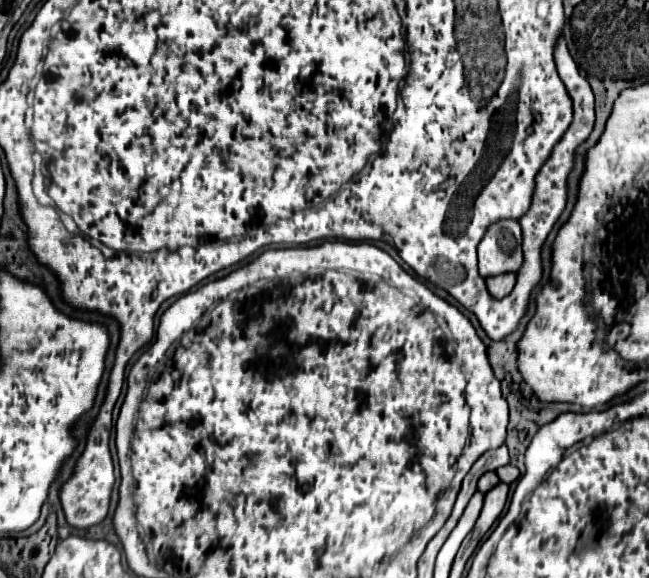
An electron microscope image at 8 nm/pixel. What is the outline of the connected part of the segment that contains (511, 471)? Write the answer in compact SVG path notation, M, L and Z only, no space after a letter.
M504 465L504 467L502 467L502 469L498 469L496 473L498 473L500 481L502 481L502 483L506 483L506 485L510 485L510 483L520 475L520 473L518 473L518 469L516 469L514 465Z

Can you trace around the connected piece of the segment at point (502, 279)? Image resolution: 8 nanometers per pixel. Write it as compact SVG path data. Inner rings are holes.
M506 273L506 275L500 275L500 277L490 277L486 279L486 285L488 285L488 291L494 299L502 299L502 297L508 297L516 285L516 275L514 273Z

